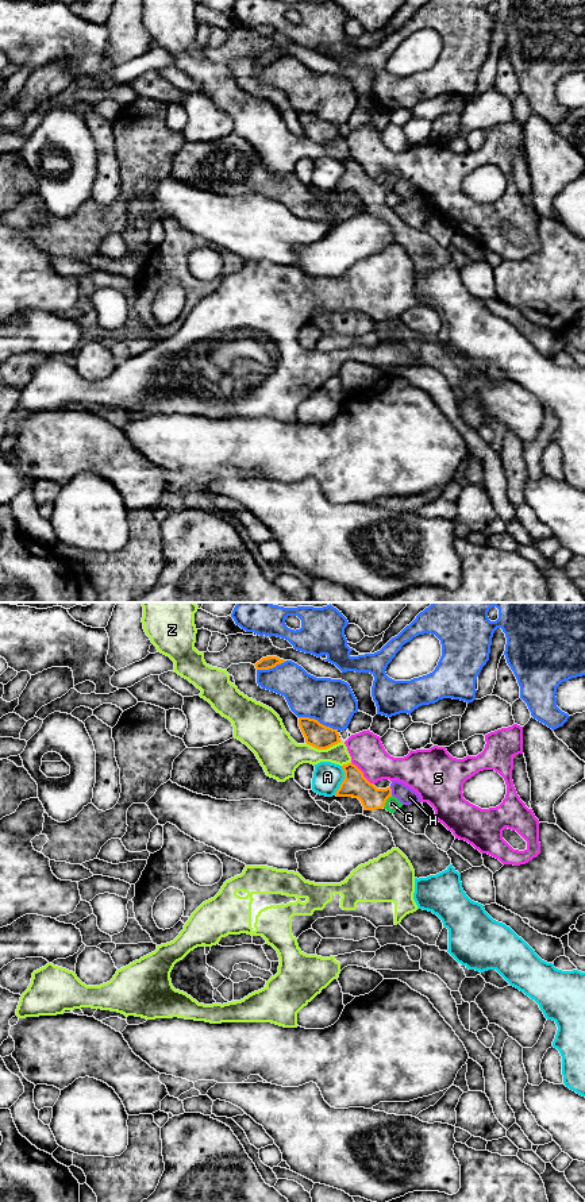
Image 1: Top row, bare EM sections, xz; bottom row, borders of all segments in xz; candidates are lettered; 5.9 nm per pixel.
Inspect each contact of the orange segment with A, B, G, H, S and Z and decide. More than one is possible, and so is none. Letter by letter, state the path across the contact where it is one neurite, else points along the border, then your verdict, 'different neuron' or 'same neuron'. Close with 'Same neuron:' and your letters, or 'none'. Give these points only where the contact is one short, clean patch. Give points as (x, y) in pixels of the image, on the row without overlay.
A: different neuron
B: different neuron
G: border xz (392, 191), (383, 201); different neuron
H: border xz (389, 181), (392, 189); different neuron
S: border xz (351, 157), (373, 178); different neuron
Z: border xz (341, 135), (326, 143), (315, 143), (307, 139); different neuron
Same neuron: none

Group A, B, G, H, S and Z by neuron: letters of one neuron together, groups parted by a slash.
A / B / G / H / S / Z

